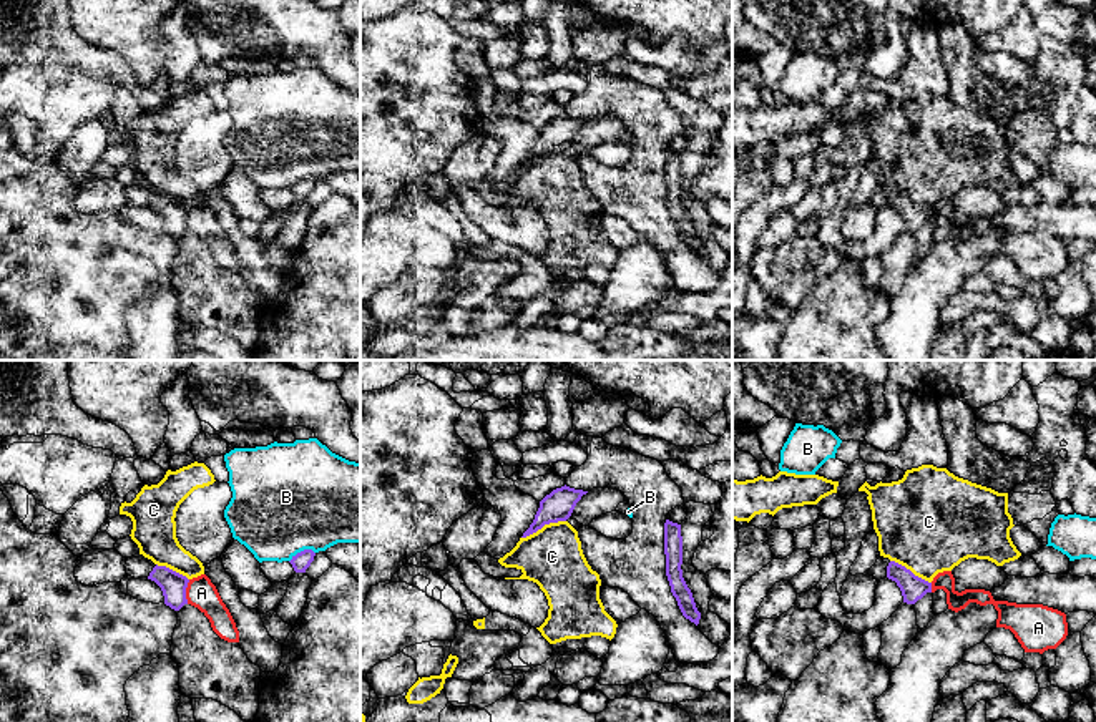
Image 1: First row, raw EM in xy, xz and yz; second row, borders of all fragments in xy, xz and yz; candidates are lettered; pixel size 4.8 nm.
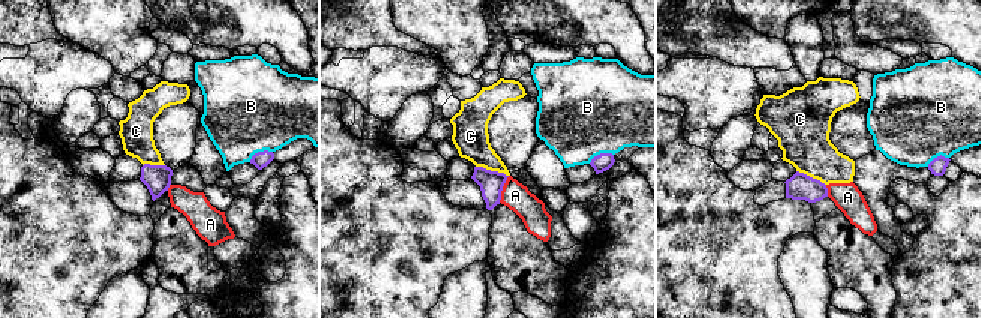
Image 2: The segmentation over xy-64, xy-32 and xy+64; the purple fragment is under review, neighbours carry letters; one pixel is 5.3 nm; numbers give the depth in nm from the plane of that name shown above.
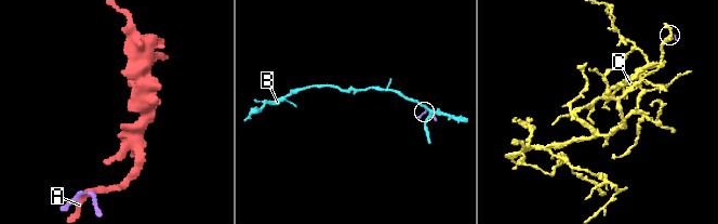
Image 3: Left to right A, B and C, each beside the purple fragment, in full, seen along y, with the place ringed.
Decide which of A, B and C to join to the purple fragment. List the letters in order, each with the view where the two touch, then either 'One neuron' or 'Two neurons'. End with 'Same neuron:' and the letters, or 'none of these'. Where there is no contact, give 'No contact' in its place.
A: Touches purple in xy. Two neurons
B: Touches purple in xy. Two neurons
C: Touches purple in xz. Two neurons
Same neuron: none of these

